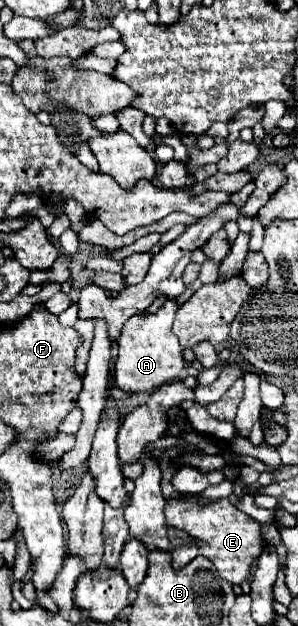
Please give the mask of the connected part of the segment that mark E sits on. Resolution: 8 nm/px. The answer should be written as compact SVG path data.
M183 493L183 495L171 497L167 501L165 519L167 519L167 525L181 529L195 539L205 541L205 547L185 545L185 547L175 549L173 551L173 567L181 569L193 557L205 555L207 559L213 561L219 575L225 581L229 581L231 585L241 585L247 579L251 561L257 559L265 547L265 541L261 539L261 525L255 519L251 519L249 515L245 515L243 511L239 511L235 505L231 505L229 499L219 499L219 501L211 503L211 501L201 499L199 495Z

